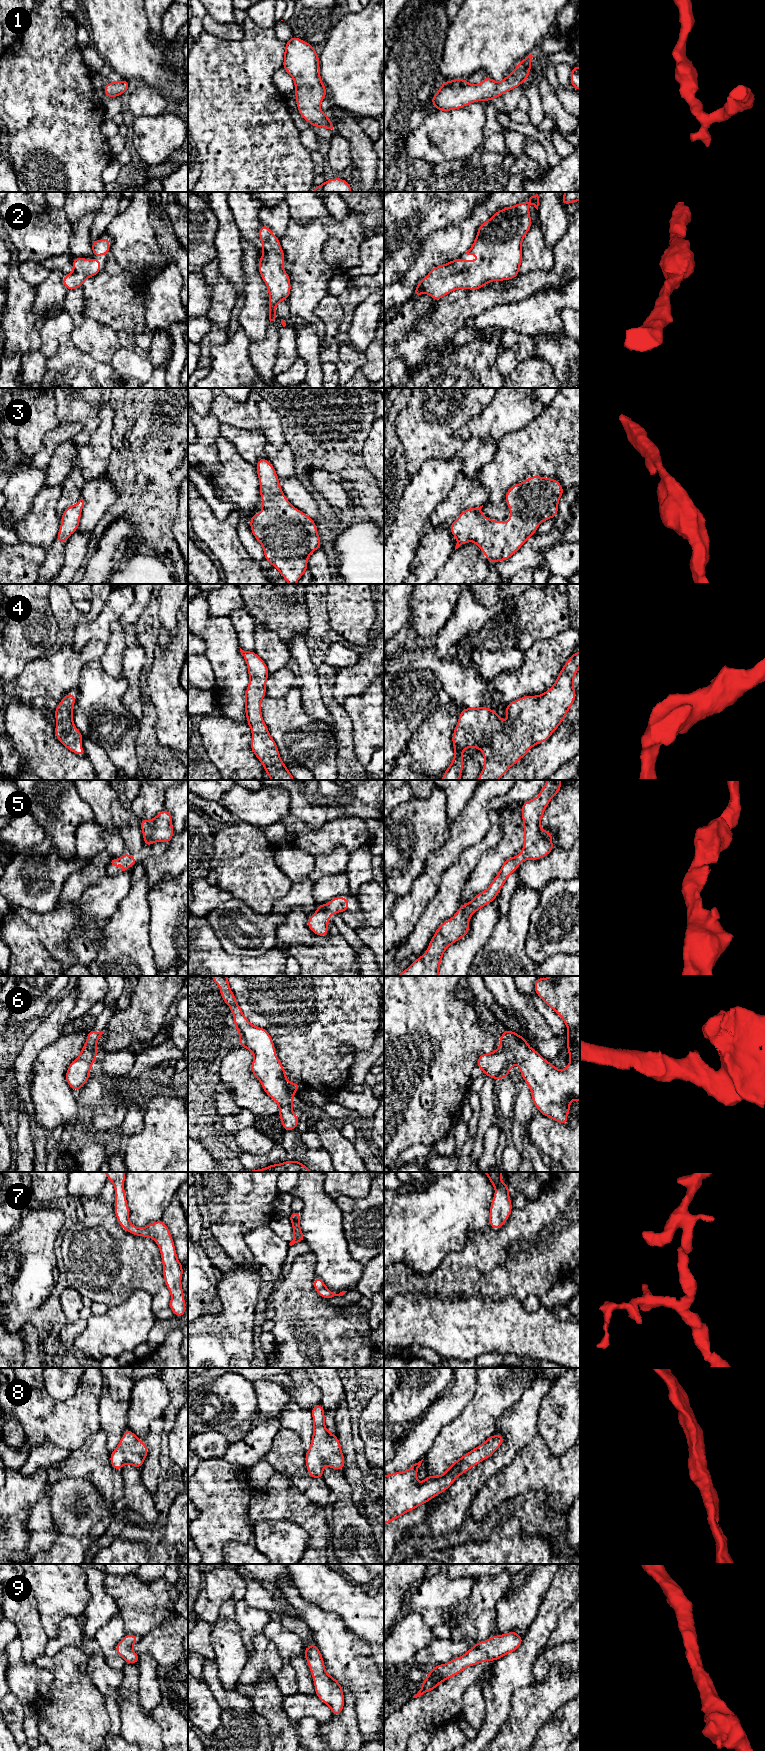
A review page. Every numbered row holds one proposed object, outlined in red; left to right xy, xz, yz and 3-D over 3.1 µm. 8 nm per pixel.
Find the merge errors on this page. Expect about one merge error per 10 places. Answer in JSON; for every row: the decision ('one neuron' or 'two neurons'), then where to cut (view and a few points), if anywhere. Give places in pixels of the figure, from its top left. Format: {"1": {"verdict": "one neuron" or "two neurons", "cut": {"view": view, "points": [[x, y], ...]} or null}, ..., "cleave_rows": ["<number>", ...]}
{"1": {"verdict": "one neuron", "cut": null}, "2": {"verdict": "one neuron", "cut": null}, "3": {"verdict": "one neuron", "cut": null}, "4": {"verdict": "one neuron", "cut": null}, "5": {"verdict": "one neuron", "cut": null}, "6": {"verdict": "one neuron", "cut": null}, "7": {"verdict": "one neuron", "cut": null}, "8": {"verdict": "one neuron", "cut": null}, "9": {"verdict": "one neuron", "cut": null}, "cleave_rows": []}

